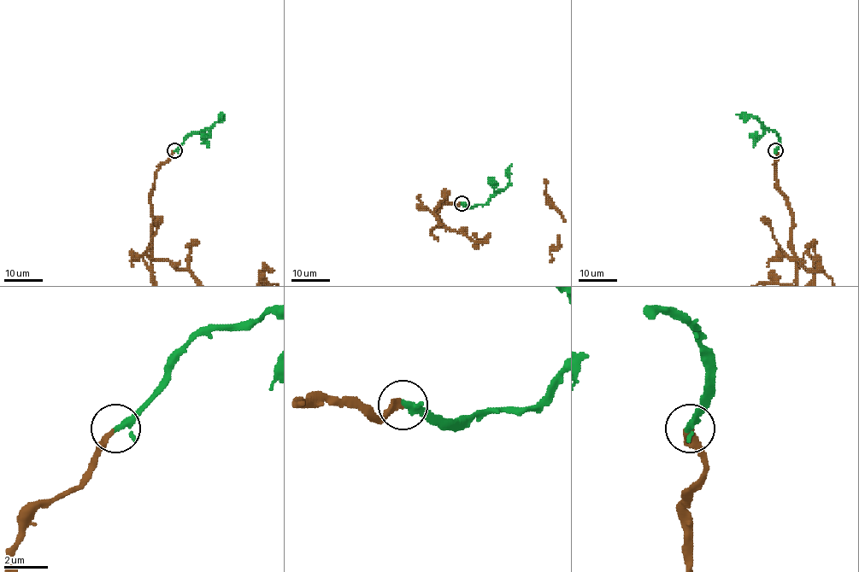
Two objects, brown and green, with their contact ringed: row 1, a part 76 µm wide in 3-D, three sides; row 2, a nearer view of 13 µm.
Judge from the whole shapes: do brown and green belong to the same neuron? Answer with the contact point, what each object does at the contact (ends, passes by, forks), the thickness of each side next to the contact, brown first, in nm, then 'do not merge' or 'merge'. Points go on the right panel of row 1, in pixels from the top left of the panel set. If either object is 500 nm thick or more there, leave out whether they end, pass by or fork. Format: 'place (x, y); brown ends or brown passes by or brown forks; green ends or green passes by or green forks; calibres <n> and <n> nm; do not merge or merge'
place (775, 150); brown ends; green passes by; calibres 280 and 220 nm; merge

